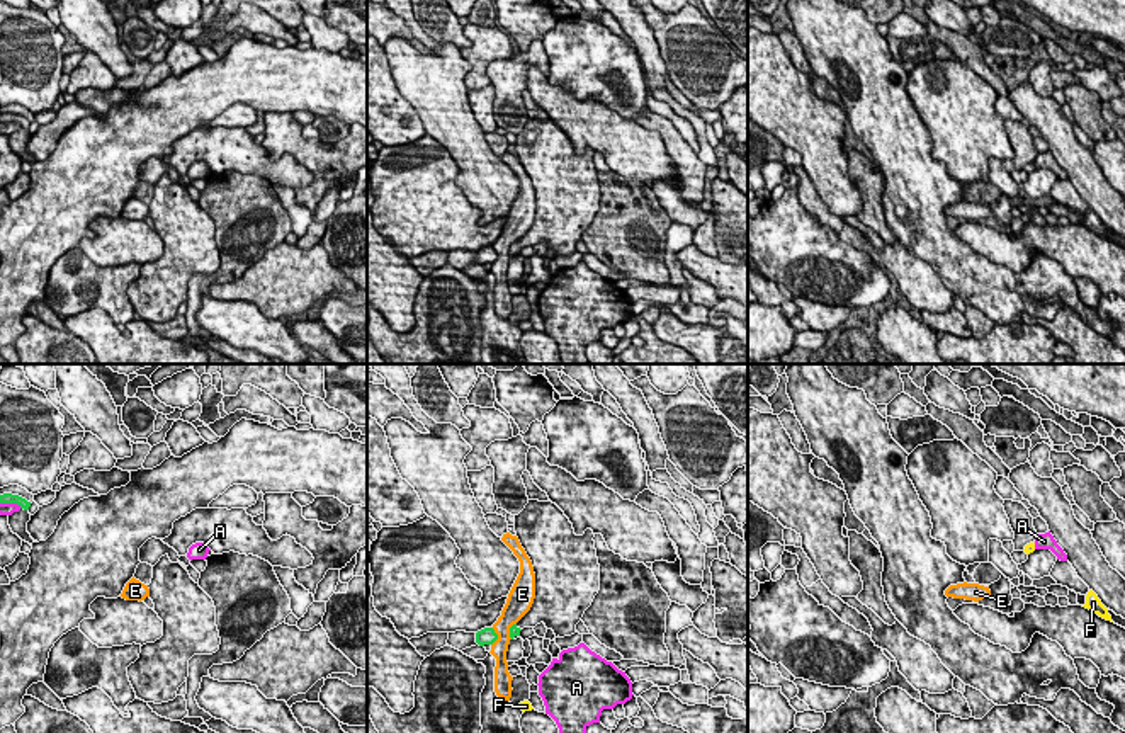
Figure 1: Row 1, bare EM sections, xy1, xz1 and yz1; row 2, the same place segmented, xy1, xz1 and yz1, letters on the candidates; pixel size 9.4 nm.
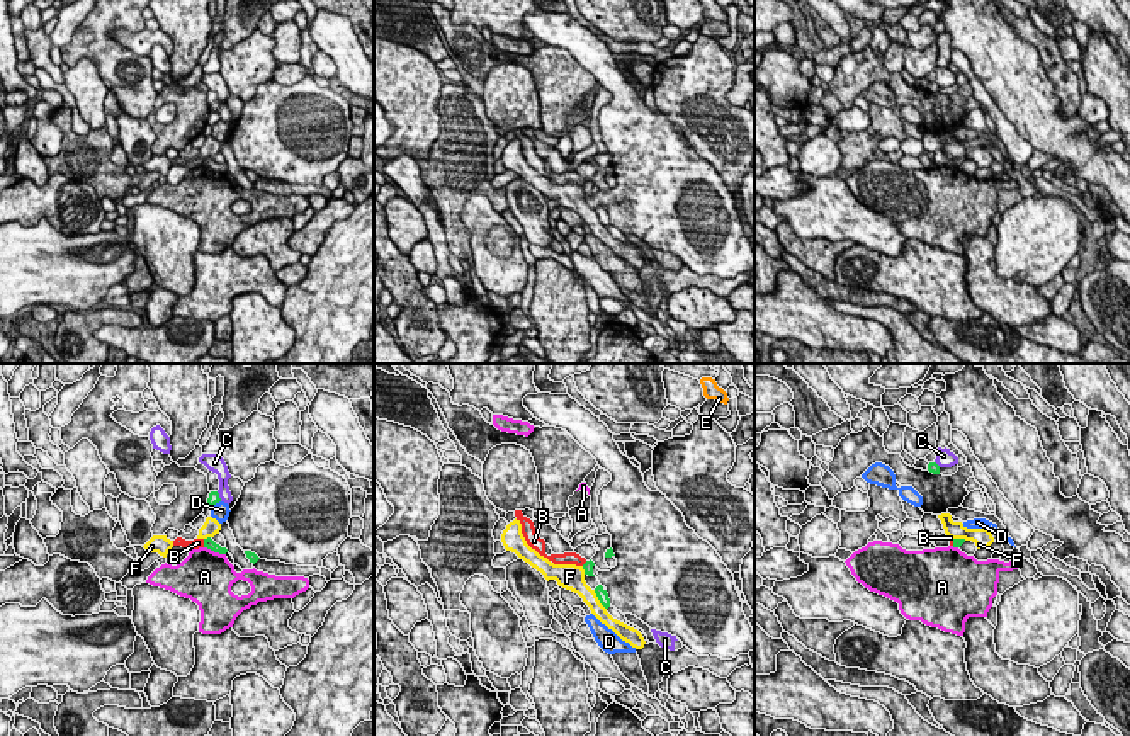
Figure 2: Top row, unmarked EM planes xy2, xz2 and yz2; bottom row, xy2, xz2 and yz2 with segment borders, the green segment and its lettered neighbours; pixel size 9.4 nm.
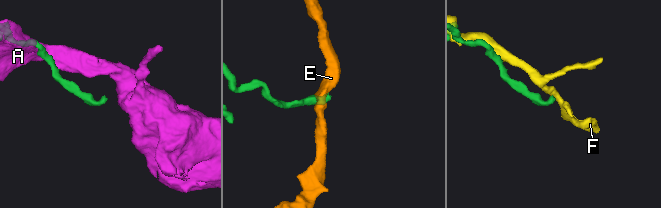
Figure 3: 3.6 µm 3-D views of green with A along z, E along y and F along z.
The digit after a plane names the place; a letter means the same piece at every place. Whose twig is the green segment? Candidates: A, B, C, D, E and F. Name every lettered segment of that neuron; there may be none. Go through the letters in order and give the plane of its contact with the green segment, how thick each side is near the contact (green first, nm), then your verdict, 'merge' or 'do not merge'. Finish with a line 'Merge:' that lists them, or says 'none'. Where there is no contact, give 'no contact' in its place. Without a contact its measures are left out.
A: contact in xy2; calibres 100 and 480 nm; do not merge
B: contact in xy2; calibres 100 and 100 nm; do not merge
C: contact in xy2; calibres 100 and 130 nm; do not merge
D: contact in xy2; calibres 100 and 160 nm; do not merge
E: contact in xz1; calibres 160 and 190 nm; do not merge
F: contact in xz2; calibres 100 and 160 nm; do not merge
Merge: none

